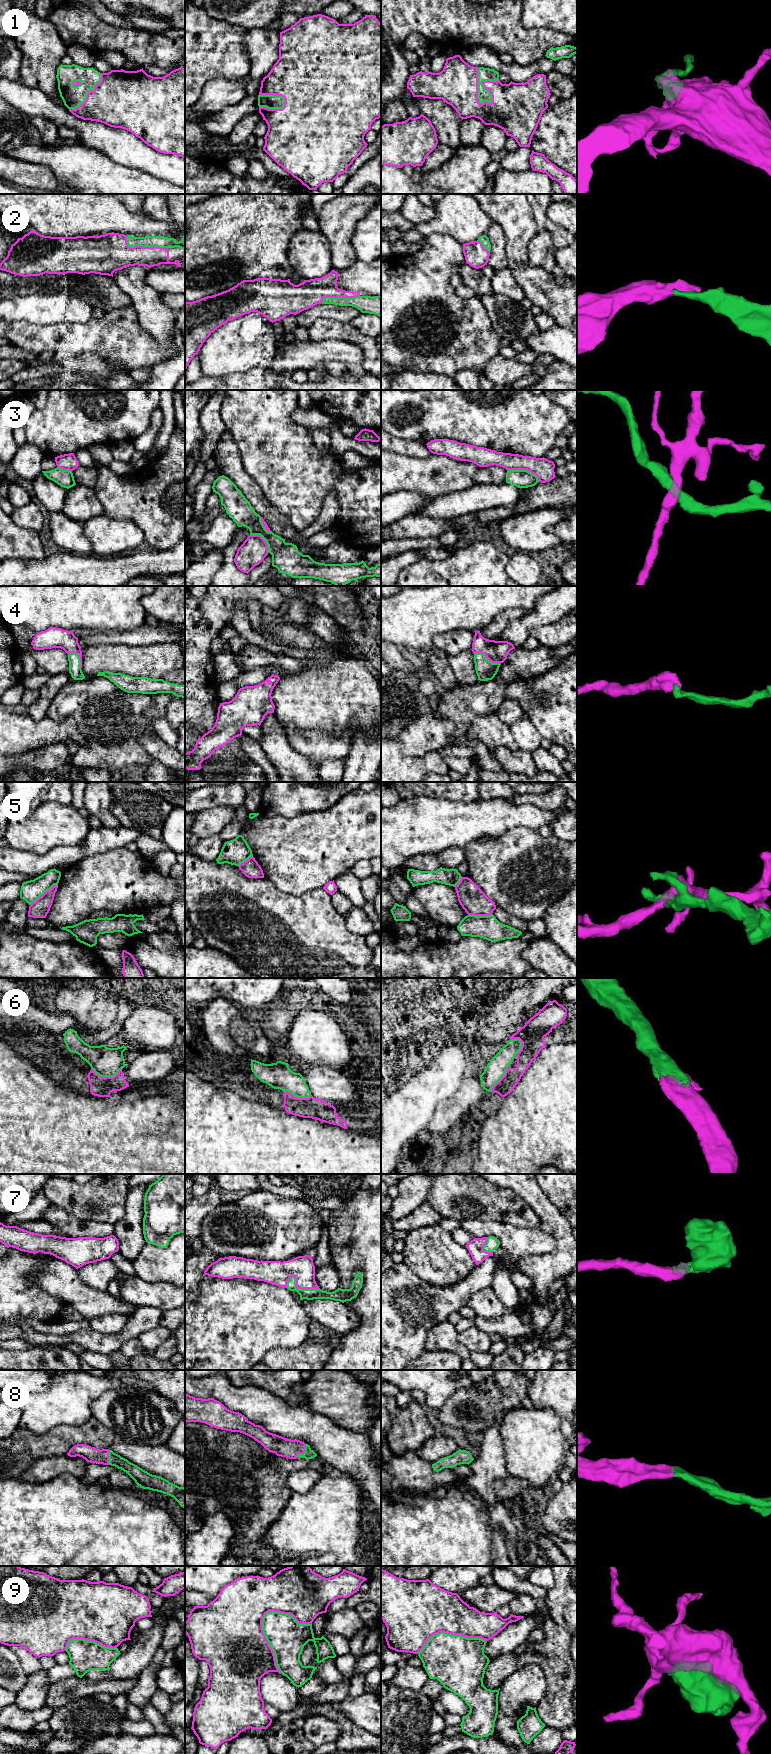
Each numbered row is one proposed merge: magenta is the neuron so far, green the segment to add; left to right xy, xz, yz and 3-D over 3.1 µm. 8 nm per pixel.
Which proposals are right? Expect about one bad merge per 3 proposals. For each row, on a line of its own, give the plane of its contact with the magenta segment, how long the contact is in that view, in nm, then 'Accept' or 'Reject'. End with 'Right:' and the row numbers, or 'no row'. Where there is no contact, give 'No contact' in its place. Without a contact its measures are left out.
1: Touches magenta in yz. Shared border 320 nm. Accept
2: Touches magenta in xy. Shared border 340 nm. Accept
3: Touches magenta in yz. Shared border 280 nm. Reject
4: Touches magenta in yz. Shared border 240 nm. Accept
5: Touches magenta in xy. Shared border 280 nm. Reject
6: Touches magenta in xy. Shared border 260 nm. Accept
7: Touches magenta in xz. Shared border 280 nm. Accept
8: Touches magenta in xz. Shared border 130 nm. Accept
9: Touches magenta in xz. Shared border 550 nm. Reject
Right: 1, 2, 4, 6, 7, 8

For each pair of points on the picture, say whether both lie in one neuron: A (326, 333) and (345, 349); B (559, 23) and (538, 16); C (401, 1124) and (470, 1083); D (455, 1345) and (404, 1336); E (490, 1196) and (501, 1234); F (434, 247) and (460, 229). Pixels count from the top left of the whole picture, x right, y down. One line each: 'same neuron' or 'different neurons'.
A: different neurons
B: same neuron
C: different neurons
D: different neurons
E: different neurons
F: different neurons

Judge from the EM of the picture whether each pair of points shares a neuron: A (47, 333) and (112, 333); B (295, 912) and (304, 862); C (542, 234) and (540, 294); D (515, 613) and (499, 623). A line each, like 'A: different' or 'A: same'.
A: same
B: different
C: different
D: same

